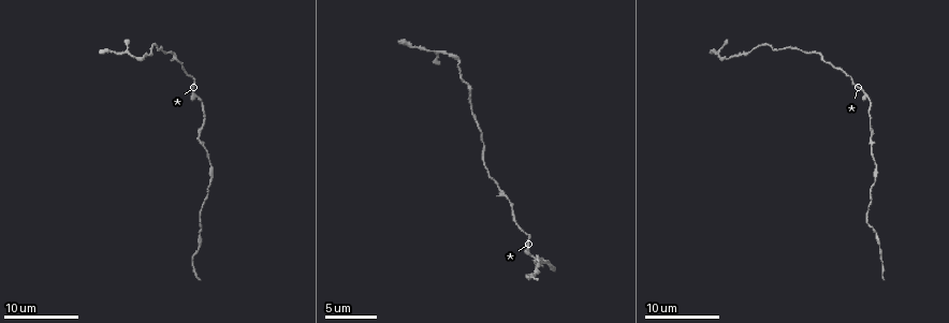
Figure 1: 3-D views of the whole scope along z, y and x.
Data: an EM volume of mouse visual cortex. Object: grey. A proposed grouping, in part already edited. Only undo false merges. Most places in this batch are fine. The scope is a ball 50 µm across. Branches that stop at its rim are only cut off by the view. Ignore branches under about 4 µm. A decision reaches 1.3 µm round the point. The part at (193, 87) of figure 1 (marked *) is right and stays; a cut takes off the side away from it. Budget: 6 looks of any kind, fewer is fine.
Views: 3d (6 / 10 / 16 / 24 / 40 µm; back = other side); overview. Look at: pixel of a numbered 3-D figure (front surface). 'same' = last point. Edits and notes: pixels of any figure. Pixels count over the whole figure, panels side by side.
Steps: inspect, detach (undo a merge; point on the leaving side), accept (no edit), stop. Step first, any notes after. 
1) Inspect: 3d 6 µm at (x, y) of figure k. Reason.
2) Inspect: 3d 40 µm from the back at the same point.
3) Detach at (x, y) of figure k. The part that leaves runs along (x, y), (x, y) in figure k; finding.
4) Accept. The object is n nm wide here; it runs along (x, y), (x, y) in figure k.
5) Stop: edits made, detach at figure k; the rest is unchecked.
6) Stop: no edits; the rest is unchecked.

Inspect: 3d 6 µm at (198, 141) of figure 1. Sudden change in width.

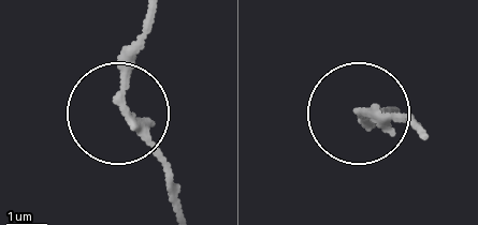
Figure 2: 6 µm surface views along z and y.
Inspect: 3d 6 µm from the back at (371, 114) of figure 2.

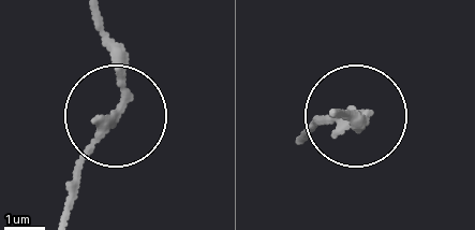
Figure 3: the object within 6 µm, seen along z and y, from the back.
Accept. It runs along (100, 20), (120, 113), (72, 191) in figure 3; one neuron here.

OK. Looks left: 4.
Inspect: 3d 10 µm at (875, 179) of figure 1. Calibre changes.

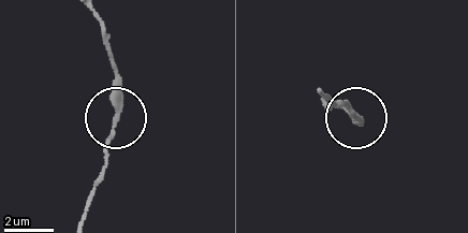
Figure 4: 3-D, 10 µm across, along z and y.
Inspect: 3d 10 µm from the back at (117, 119) of figure 4.

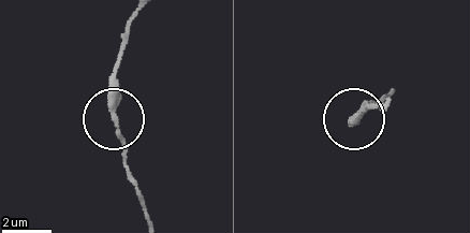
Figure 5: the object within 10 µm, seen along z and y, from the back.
Accept. It runs along (135, 17), (116, 66), (115, 115), (129, 169) in figure 5; continuous, no second neuron.

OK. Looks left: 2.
Inspect: 3d 10 µm at (202, 100) of figure 1. Sudden change in width.

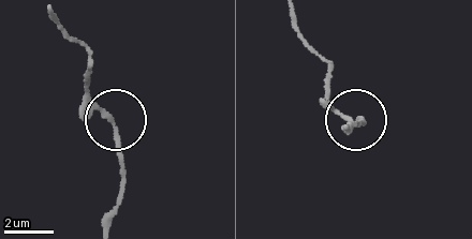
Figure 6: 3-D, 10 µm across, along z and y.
Accept. It runs along (87, 78), (118, 150), (118, 204) in figure 6; continuous, no second neuron.

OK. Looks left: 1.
Stop: no edits; the rest is unchecked.

